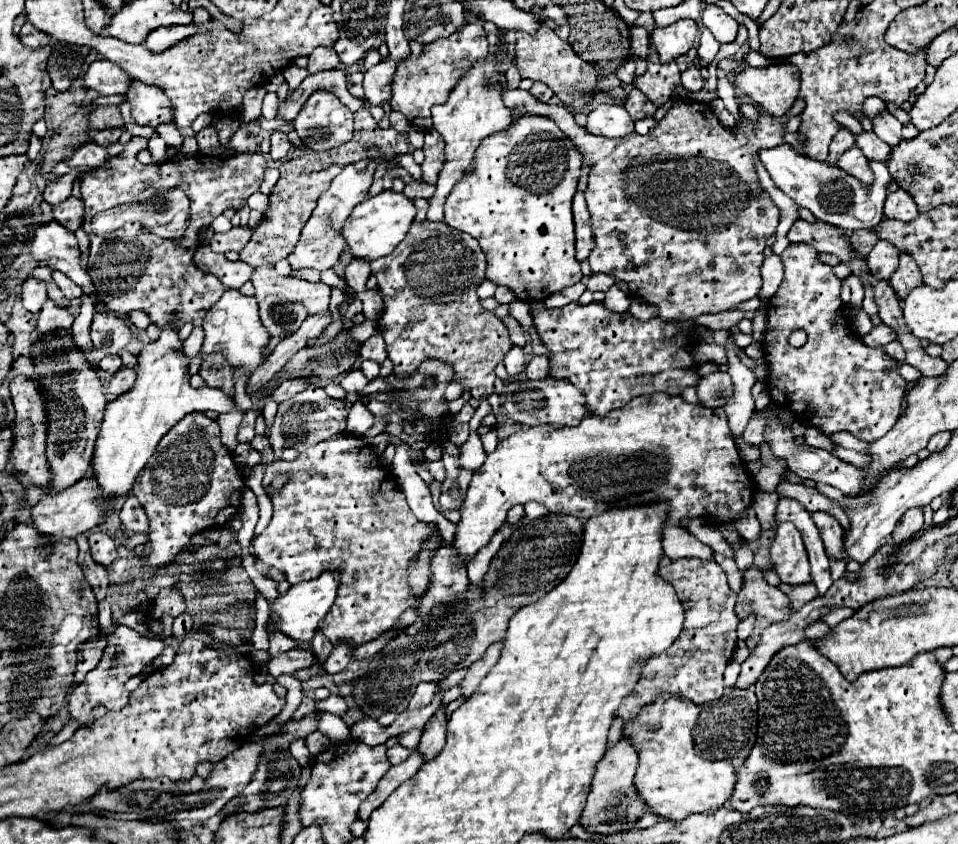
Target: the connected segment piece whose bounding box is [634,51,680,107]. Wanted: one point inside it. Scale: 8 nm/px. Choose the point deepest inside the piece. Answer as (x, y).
(659, 83)

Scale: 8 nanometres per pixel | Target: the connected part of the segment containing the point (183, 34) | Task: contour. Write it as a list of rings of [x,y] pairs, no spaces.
[[[176,25],[176,27],[160,27],[156,31],[152,31],[152,35],[148,35],[148,39],[144,41],[144,45],[156,53],[170,49],[172,45],[192,37],[198,33],[198,27],[194,25]]]

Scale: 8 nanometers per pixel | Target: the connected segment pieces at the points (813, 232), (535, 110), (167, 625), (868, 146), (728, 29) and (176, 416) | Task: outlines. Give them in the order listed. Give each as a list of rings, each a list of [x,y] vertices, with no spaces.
[[[798,219],[790,233],[788,239],[790,243],[808,243],[812,247],[816,247],[820,253],[832,253],[838,255],[846,265],[850,265],[854,269],[854,275],[858,275],[862,281],[870,279],[872,275],[868,275],[868,267],[866,267],[866,259],[856,253],[852,249],[852,245],[848,245],[846,237],[840,233],[842,229],[836,229],[828,223],[808,223],[804,219]]]
[[[516,89],[516,91],[506,91],[502,95],[504,103],[512,109],[512,113],[518,117],[522,113],[532,113],[532,115],[544,115],[544,117],[550,117],[556,121],[556,125],[576,143],[576,147],[580,149],[582,157],[588,159],[590,163],[590,175],[588,175],[588,189],[584,193],[586,197],[586,203],[588,203],[588,211],[590,211],[590,217],[592,217],[592,235],[594,235],[594,249],[588,257],[590,265],[592,265],[592,271],[594,273],[604,273],[604,275],[610,275],[618,281],[624,281],[628,283],[630,291],[634,295],[640,295],[642,299],[646,299],[648,303],[656,305],[658,311],[660,311],[660,319],[662,321],[672,321],[672,319],[696,319],[698,315],[702,313],[720,313],[720,311],[728,311],[728,309],[734,309],[738,307],[742,301],[748,301],[752,297],[758,295],[760,287],[762,287],[762,277],[760,277],[760,267],[762,267],[762,261],[764,261],[764,247],[766,247],[766,239],[772,237],[776,233],[776,227],[778,227],[778,221],[780,221],[780,211],[778,207],[772,203],[772,199],[768,197],[768,193],[760,187],[760,179],[758,179],[758,173],[756,173],[756,167],[754,167],[754,157],[762,151],[762,149],[772,149],[772,147],[778,147],[778,145],[784,145],[784,125],[774,119],[770,113],[766,111],[760,111],[758,113],[758,121],[750,121],[750,119],[744,119],[742,125],[736,125],[732,129],[726,129],[718,117],[714,115],[712,107],[708,107],[706,103],[698,103],[698,101],[686,101],[686,99],[680,99],[680,101],[674,101],[670,111],[664,115],[662,121],[658,121],[658,125],[648,133],[648,135],[638,135],[638,133],[632,133],[632,135],[626,135],[626,137],[620,137],[620,139],[608,139],[608,137],[596,137],[592,133],[588,133],[586,129],[582,129],[572,113],[564,107],[564,105],[556,105],[556,103],[540,103],[536,99],[532,99],[530,91],[522,91],[522,89]]]
[[[166,587],[158,593],[158,599],[152,605],[152,619],[150,619],[150,631],[158,637],[164,639],[166,633],[168,637],[172,635],[172,623],[174,619],[186,611],[184,597],[180,589],[176,587]]]
[[[872,131],[870,133],[862,133],[862,135],[858,135],[856,137],[856,145],[864,151],[864,155],[868,157],[868,159],[872,159],[872,161],[882,161],[882,163],[886,163],[886,159],[888,159],[888,155],[890,155],[890,145],[888,143],[884,143],[882,139],[878,139]]]
[[[706,5],[702,13],[702,23],[706,29],[712,31],[718,43],[732,43],[738,35],[738,23],[730,15],[726,15],[720,7],[716,5]]]
[[[174,325],[164,327],[160,339],[146,345],[138,355],[138,377],[132,391],[108,403],[104,421],[100,425],[90,473],[98,481],[100,497],[126,497],[132,491],[138,473],[146,467],[146,461],[156,451],[160,439],[188,413],[228,413],[238,409],[234,399],[226,397],[220,389],[192,389],[186,361],[188,357],[182,351],[182,341],[178,339]]]

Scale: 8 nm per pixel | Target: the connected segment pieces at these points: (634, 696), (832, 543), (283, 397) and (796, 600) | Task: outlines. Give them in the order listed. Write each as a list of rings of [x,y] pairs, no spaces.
[[[678,559],[664,563],[658,573],[674,587],[686,609],[684,631],[668,651],[646,661],[640,671],[640,679],[626,701],[628,707],[618,707],[616,711],[616,717],[622,717],[624,721],[632,719],[646,703],[662,693],[674,693],[698,705],[720,699],[724,695],[724,669],[734,655],[736,625],[740,619],[734,611],[736,595],[728,587],[724,569],[716,561]]]
[[[812,513],[812,519],[820,531],[820,537],[826,547],[826,555],[830,559],[840,559],[840,561],[850,561],[850,557],[844,553],[844,529],[840,523],[828,515],[828,513]]]
[[[294,379],[294,381],[282,381],[272,393],[270,397],[276,401],[276,403],[282,403],[282,401],[288,401],[292,399],[296,393],[304,391],[306,387],[310,385],[310,379]]]
[[[782,583],[780,591],[784,591],[784,595],[788,595],[792,609],[800,609],[804,603],[812,601],[818,595],[814,583],[806,583],[806,585],[786,585],[786,583]]]

